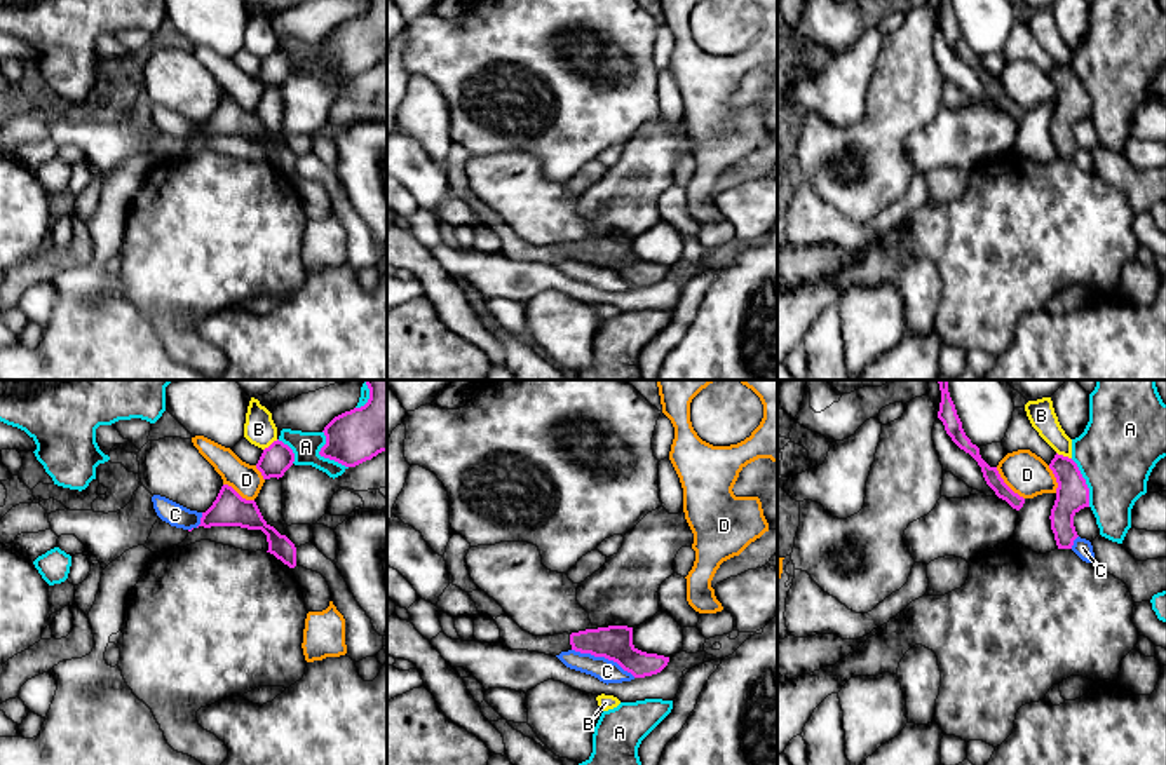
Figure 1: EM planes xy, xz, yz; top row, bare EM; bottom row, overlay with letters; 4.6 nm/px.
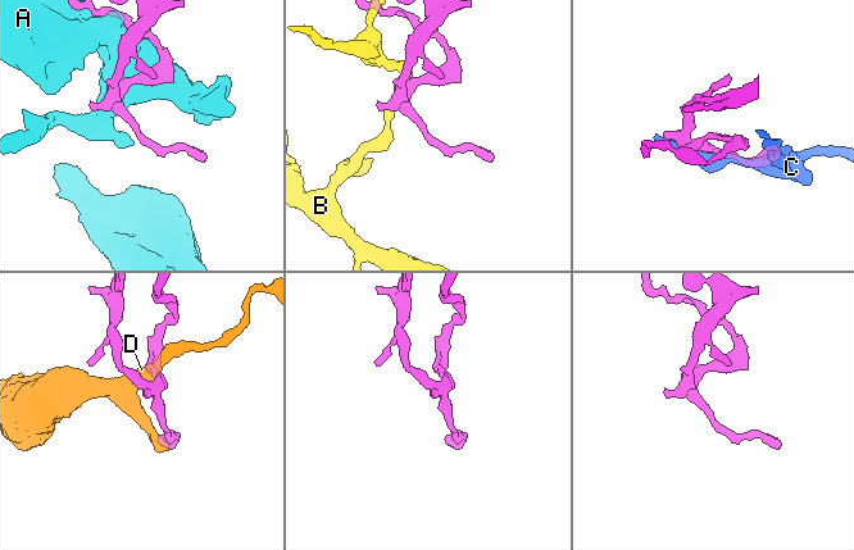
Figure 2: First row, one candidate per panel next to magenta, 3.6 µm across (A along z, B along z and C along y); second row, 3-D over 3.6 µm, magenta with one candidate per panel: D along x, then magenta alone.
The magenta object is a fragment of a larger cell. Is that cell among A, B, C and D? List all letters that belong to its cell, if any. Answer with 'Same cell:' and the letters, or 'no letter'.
Same cell: no letter

